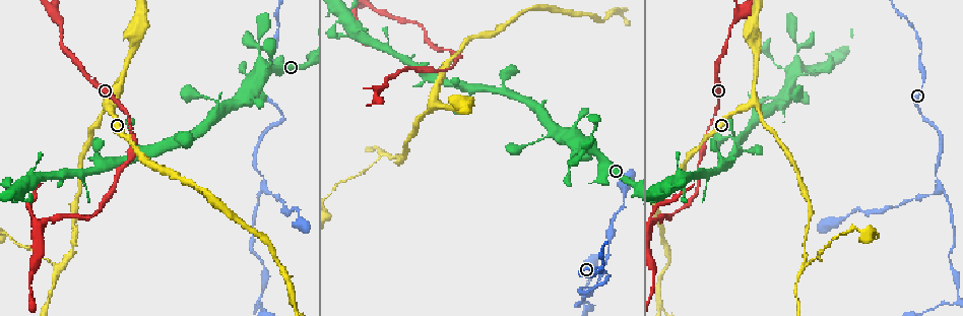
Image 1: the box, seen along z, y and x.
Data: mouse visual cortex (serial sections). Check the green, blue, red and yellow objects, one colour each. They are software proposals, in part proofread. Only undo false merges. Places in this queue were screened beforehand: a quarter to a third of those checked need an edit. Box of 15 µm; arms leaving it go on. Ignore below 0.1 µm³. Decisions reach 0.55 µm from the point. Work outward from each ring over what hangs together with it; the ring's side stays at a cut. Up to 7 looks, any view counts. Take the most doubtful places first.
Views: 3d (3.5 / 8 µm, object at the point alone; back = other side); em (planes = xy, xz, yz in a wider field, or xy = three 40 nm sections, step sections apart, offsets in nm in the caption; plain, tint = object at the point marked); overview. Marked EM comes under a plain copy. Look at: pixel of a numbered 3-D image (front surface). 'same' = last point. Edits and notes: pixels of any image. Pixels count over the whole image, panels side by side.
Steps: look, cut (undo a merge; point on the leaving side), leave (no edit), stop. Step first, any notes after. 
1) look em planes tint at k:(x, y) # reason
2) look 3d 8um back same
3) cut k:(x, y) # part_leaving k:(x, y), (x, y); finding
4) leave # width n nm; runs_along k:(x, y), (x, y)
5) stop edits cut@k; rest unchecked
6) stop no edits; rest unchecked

look 3d 8um at 1:(296, 305) # sudden change in width

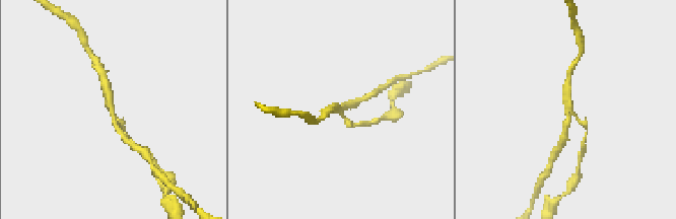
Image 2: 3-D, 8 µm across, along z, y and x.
look em xy step 3 tint at 2:(569, 112) # arms 3; arm_widths 200, 200, 300 nm

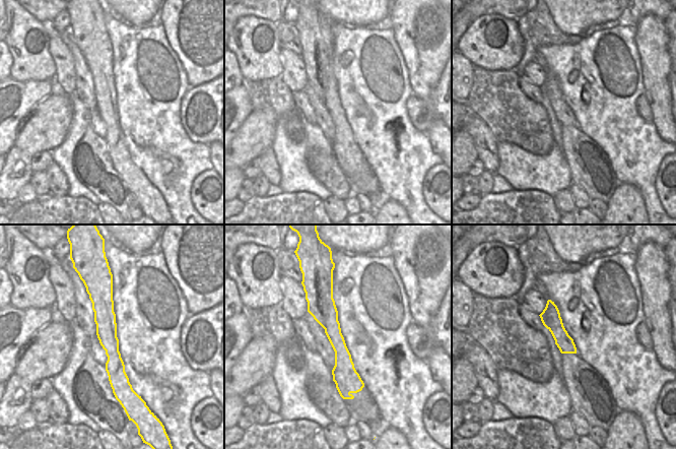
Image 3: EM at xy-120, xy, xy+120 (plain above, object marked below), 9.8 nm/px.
cut 2:(351, 125) # border 3:(306, 295), (319, 297), (324, 327); a second cell is stuck on

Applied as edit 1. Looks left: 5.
look overview

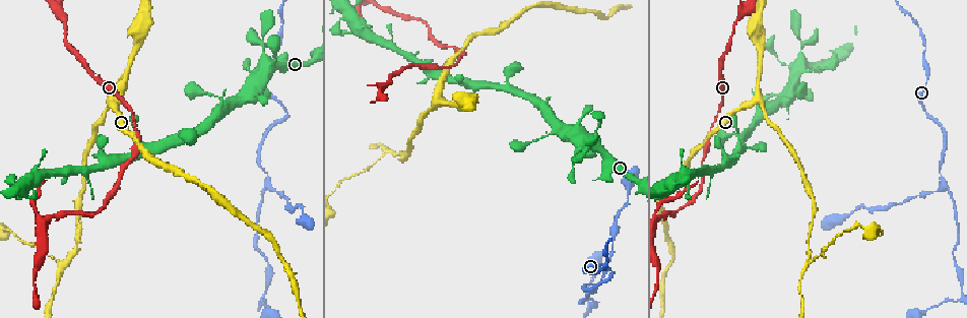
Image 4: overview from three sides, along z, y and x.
look 3d 3.5um at 4:(111, 98) # abrupt turn

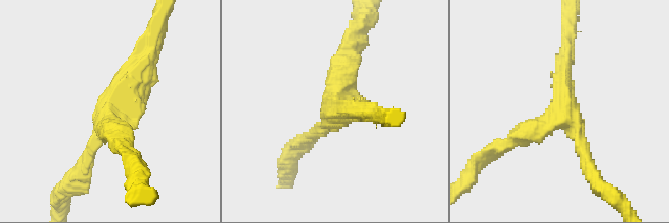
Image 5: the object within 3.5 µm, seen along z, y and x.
look em xy step 2 tint at 5:(110, 116) # need the tissue

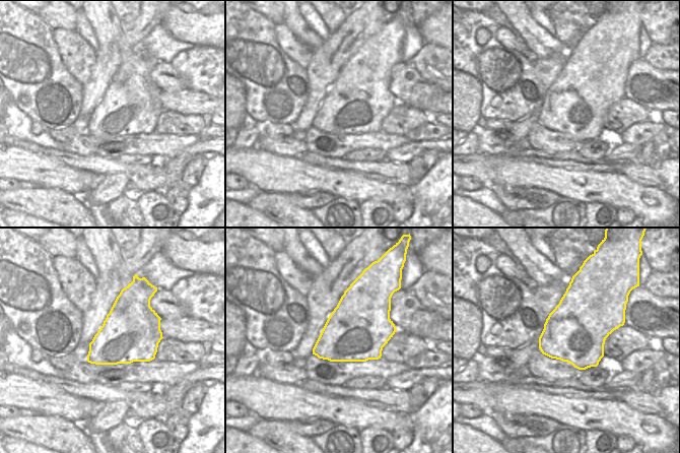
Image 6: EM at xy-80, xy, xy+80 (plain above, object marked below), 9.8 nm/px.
leave # arm_widths 200, 300, 300 nm; all the same cell

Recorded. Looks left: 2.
look em xy step 1 tint at 4:(389, 150) # side arm on a straight run

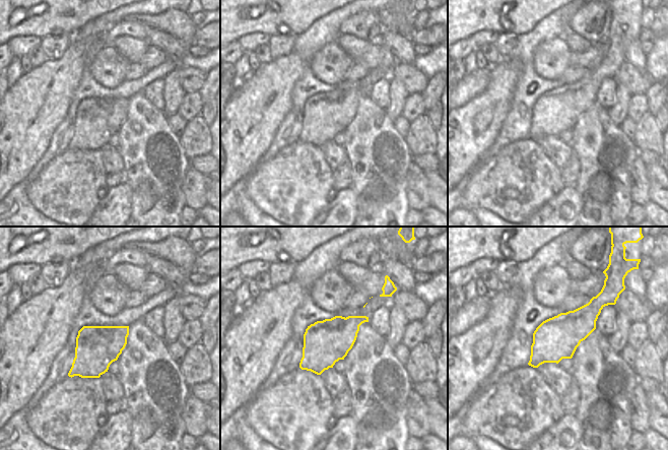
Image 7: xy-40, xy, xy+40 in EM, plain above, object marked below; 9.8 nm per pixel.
look 3d 3.5um same

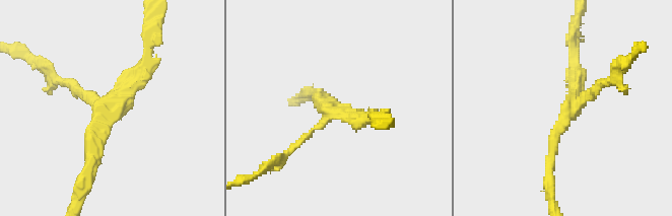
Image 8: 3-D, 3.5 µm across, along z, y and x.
cut 8:(595, 88) # width 440 nm; part_leaving 8:(578, 106), (632, 57); two cells meet here

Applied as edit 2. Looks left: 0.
stop edits cut@2, cut@8; rest unchecked

